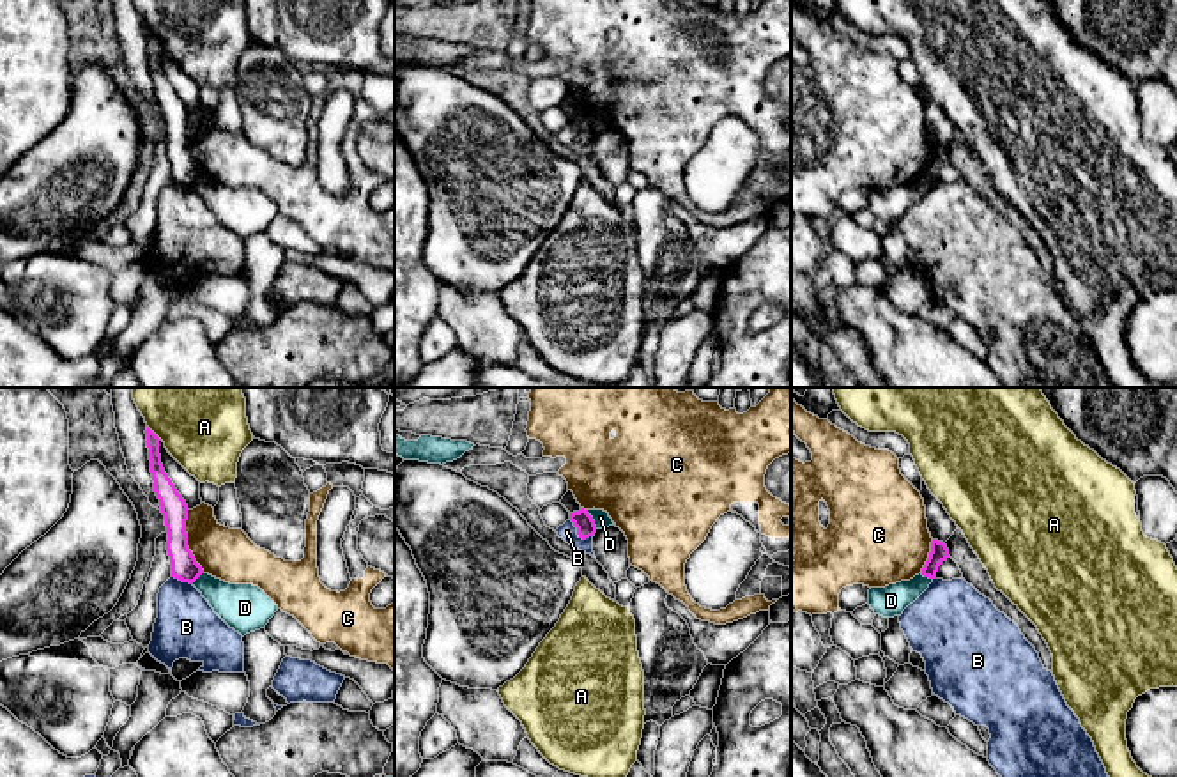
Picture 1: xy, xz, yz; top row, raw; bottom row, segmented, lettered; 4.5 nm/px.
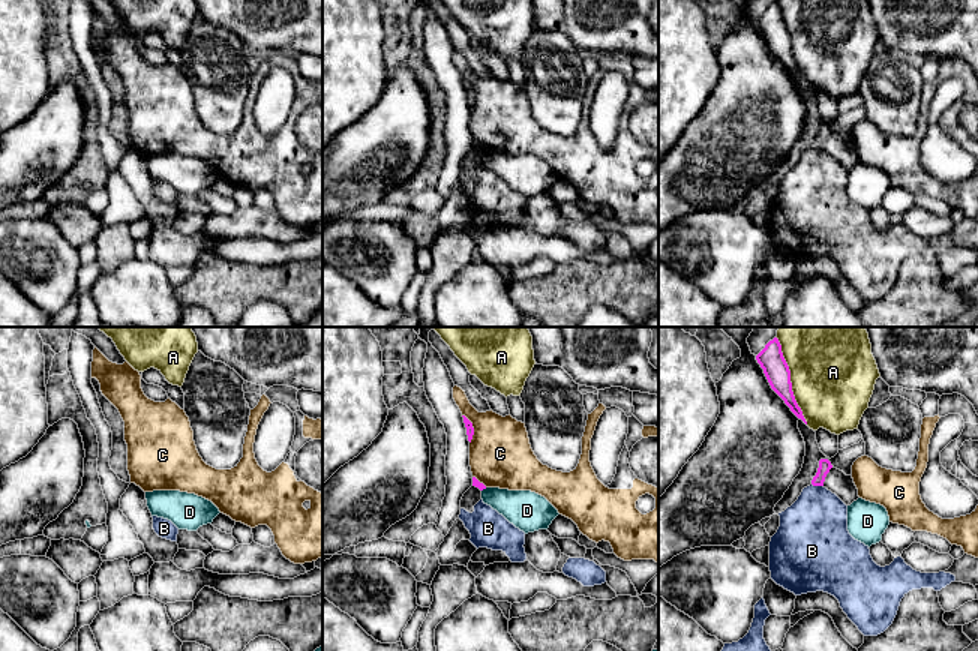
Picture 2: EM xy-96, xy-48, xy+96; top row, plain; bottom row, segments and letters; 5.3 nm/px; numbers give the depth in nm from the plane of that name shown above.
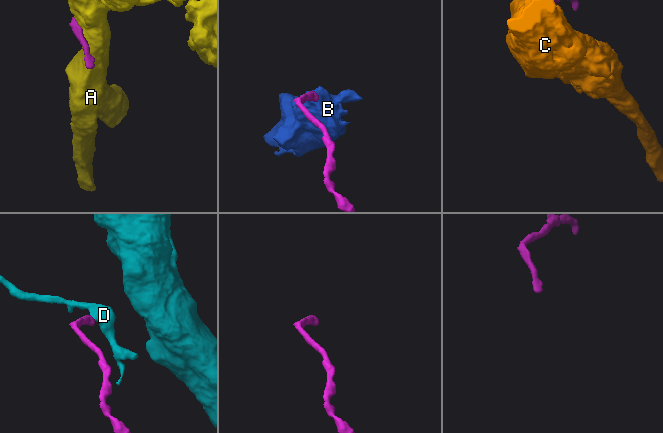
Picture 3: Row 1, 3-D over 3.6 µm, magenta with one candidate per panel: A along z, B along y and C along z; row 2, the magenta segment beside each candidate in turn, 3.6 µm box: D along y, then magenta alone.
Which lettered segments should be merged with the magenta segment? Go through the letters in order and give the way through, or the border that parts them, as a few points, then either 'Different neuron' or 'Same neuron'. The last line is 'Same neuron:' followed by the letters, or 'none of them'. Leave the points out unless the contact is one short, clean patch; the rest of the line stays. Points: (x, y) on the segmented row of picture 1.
A: Different neuron
B: Boundary: xz (569, 519), (583, 538), (593, 535). Different neuron
C: Different neuron
D: Boundary: xz (586, 510), (597, 528). Different neuron
Same neuron: none of them

